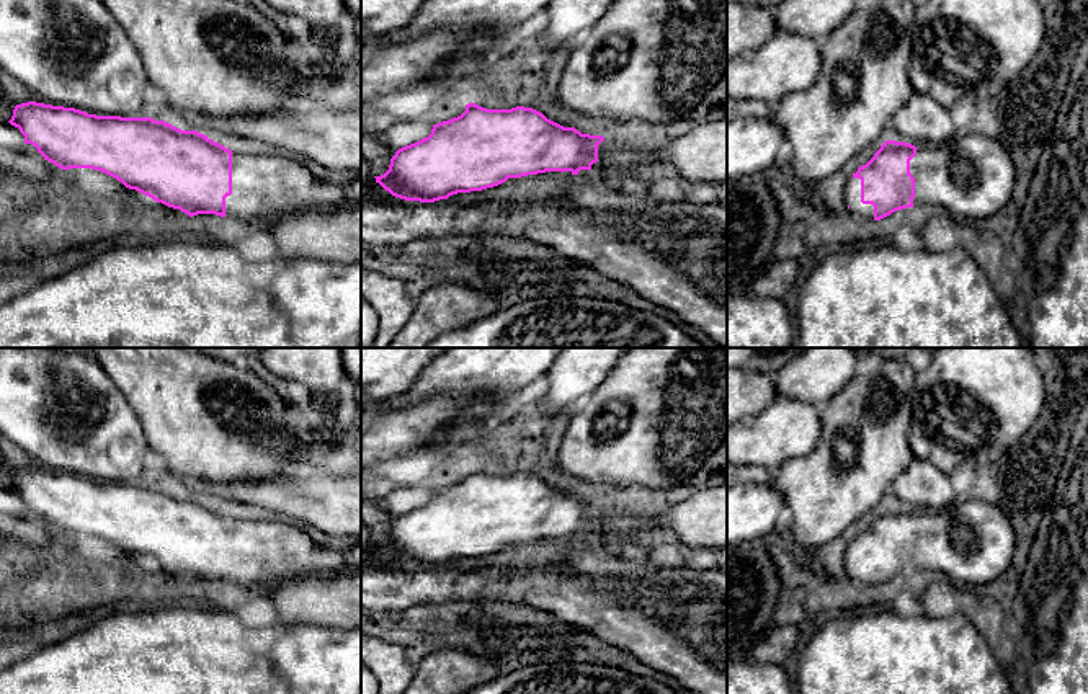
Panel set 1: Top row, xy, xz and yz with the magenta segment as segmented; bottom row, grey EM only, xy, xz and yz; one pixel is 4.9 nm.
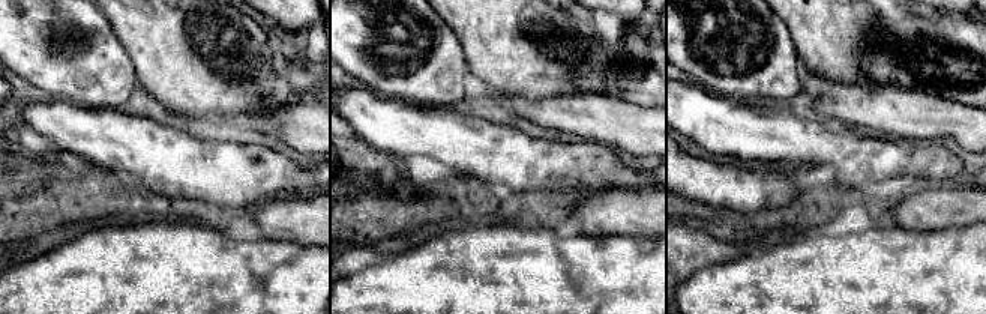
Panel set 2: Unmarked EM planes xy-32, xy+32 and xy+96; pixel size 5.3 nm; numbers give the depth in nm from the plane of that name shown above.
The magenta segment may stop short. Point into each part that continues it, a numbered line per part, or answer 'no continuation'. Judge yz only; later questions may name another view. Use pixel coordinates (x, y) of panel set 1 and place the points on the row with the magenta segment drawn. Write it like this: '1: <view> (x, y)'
1: yz (971, 177)

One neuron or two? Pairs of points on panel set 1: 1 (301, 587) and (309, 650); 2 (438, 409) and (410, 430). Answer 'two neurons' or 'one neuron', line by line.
1: two neurons
2: one neuron

